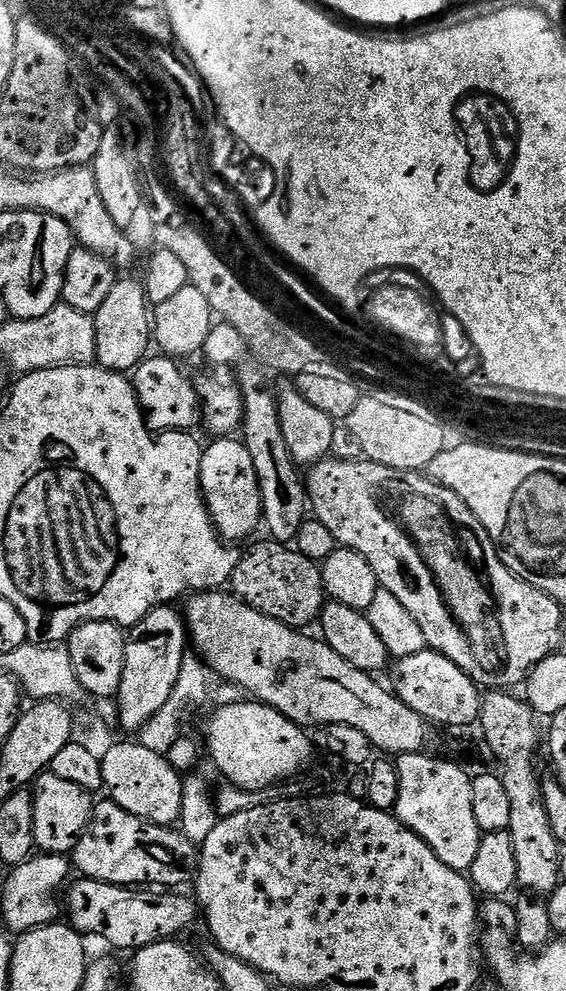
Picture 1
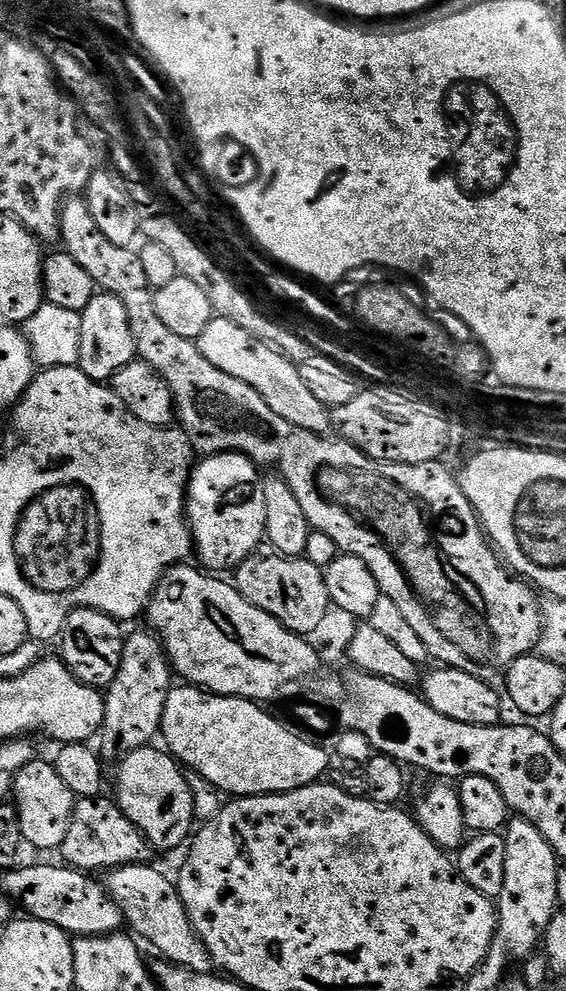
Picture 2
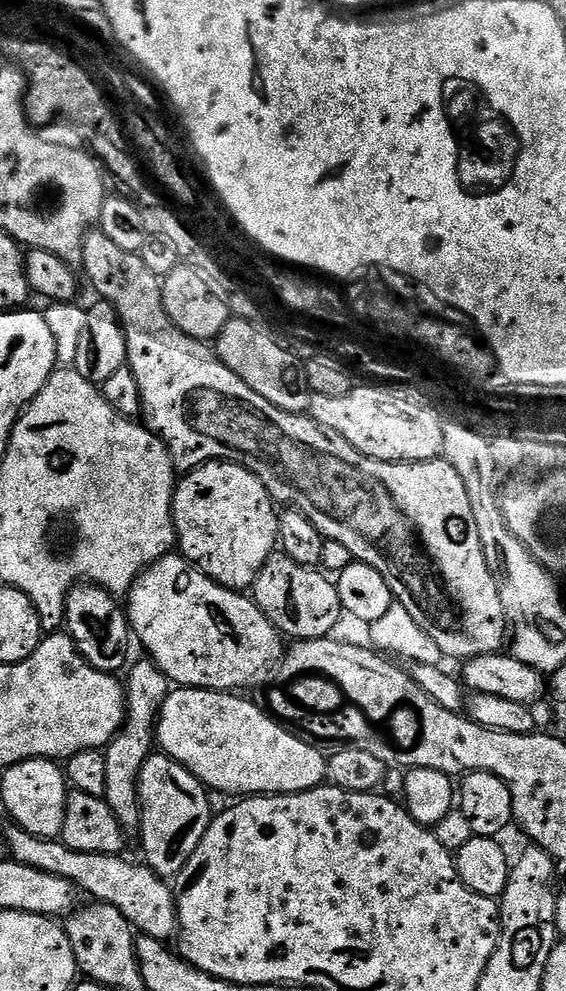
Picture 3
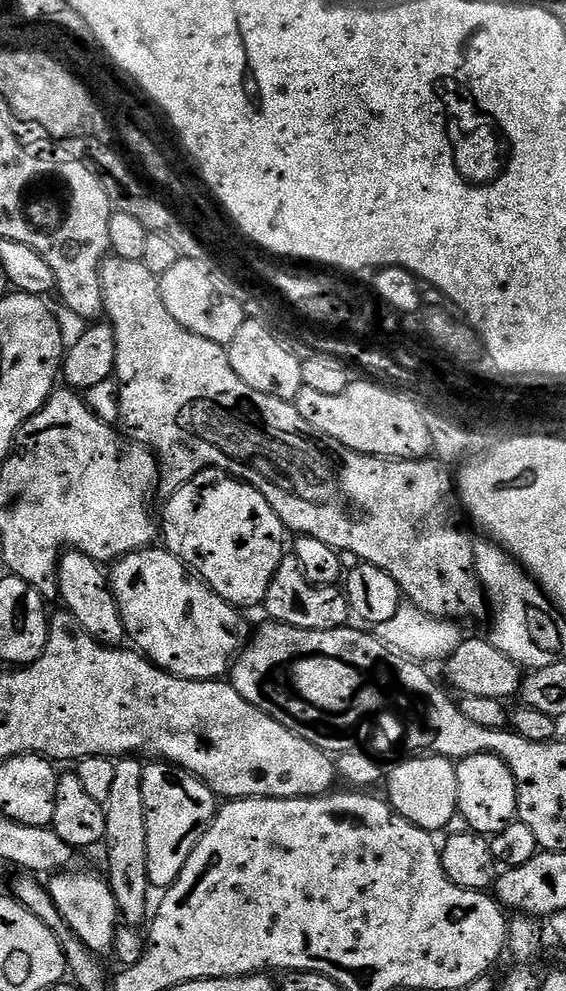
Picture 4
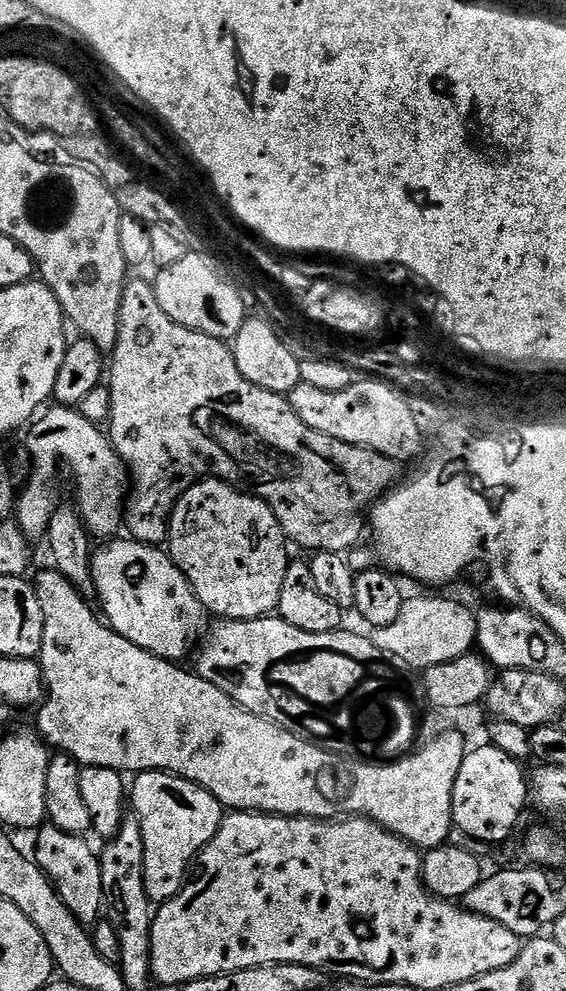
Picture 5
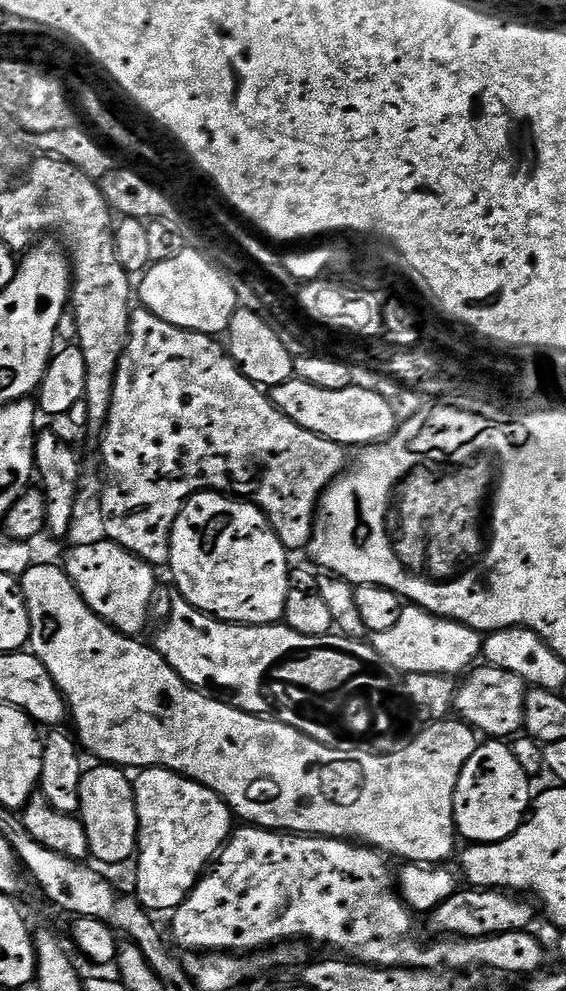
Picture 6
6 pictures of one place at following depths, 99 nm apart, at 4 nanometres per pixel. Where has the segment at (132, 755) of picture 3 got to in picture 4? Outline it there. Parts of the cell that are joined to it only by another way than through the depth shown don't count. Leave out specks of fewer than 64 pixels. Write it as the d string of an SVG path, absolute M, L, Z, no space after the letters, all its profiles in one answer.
M120 758L115 761L114 778L110 782L110 798L102 801L106 818L106 834L102 841L104 860L108 863L106 879L110 890L114 890L114 902L118 902L123 923L128 926L143 925L150 916L150 885L146 862L146 802L142 802L144 764L136 760L139 759Z

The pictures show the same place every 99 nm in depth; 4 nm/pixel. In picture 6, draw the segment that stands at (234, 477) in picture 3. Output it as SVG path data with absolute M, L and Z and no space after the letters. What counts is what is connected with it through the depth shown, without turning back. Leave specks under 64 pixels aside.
M196 492L182 506L182 510L178 514L178 518L172 523L172 537L170 538L170 558L167 567L172 568L172 580L176 583L179 599L190 602L190 606L194 606L200 612L206 612L209 616L216 617L217 620L225 620L231 624L278 624L284 619L284 611L286 610L286 594L292 585L290 575L290 553L287 548L282 546L282 542L278 538L278 534L274 534L274 530L270 526L267 516L257 504L248 503L244 498L233 498L231 495L222 492Z

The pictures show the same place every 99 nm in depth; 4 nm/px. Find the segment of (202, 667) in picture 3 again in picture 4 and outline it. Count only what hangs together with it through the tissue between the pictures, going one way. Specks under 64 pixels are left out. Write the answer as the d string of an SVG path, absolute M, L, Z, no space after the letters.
M149 546L131 552L129 556L115 561L111 568L112 593L122 614L127 639L133 640L137 644L133 645L147 659L162 671L183 680L219 680L229 675L238 653L250 636L247 622L240 617L243 616L241 609L226 603L207 584L193 579L184 561L163 546Z

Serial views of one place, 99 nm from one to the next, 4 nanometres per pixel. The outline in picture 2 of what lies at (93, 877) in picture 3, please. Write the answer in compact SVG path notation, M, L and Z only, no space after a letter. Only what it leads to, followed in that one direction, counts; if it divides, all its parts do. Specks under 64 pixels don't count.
M148 862L127 864L105 871L102 876L104 889L112 895L119 906L127 927L132 927L131 931L141 941L149 940L160 951L159 955L163 959L189 968L192 972L212 972L212 955L210 950L206 950L202 938L198 938L190 922L190 914L186 914L179 887L174 883L173 877L171 880L166 873L159 872L150 865Z

